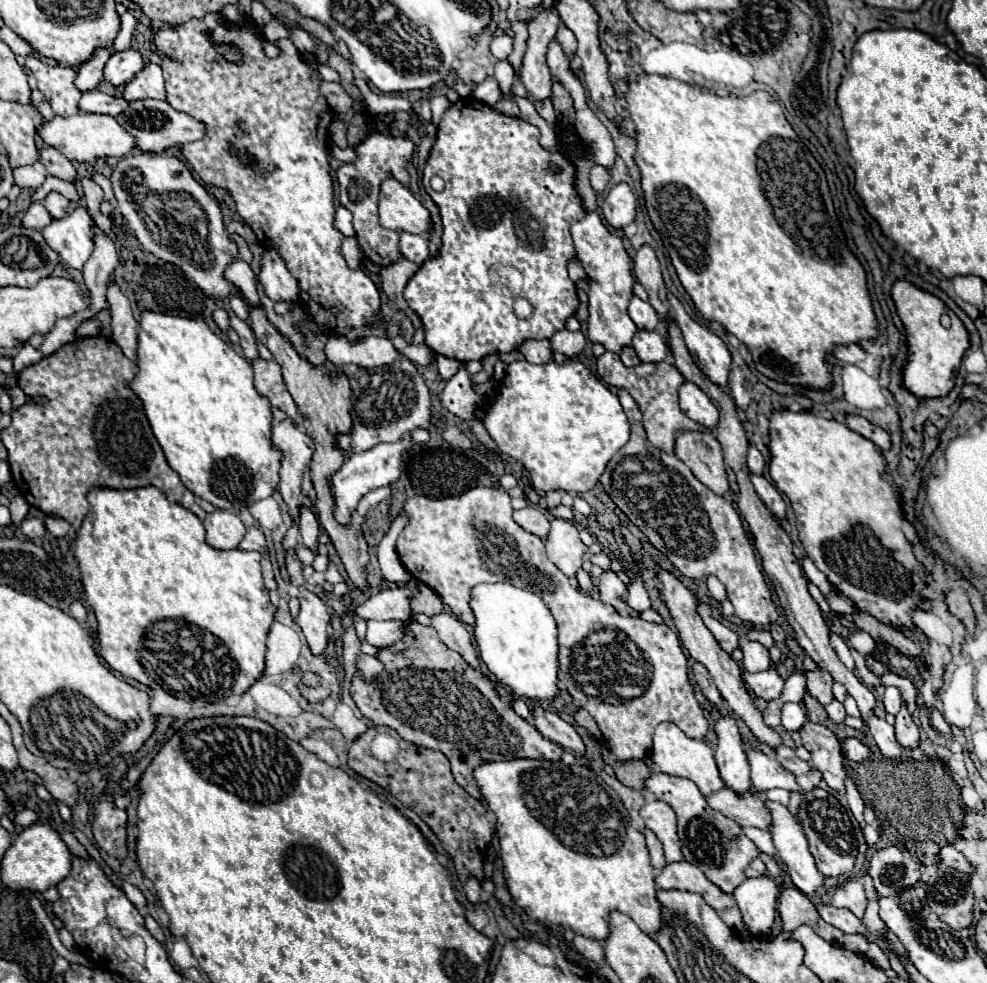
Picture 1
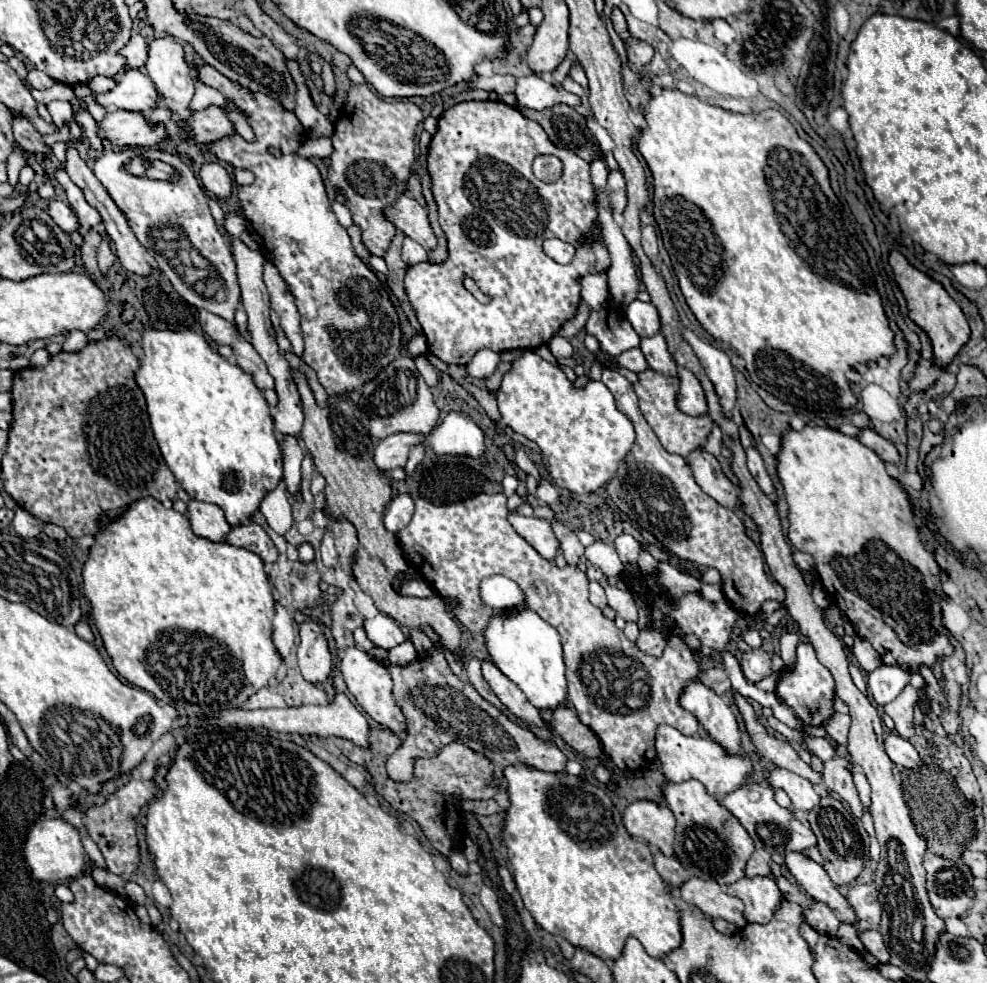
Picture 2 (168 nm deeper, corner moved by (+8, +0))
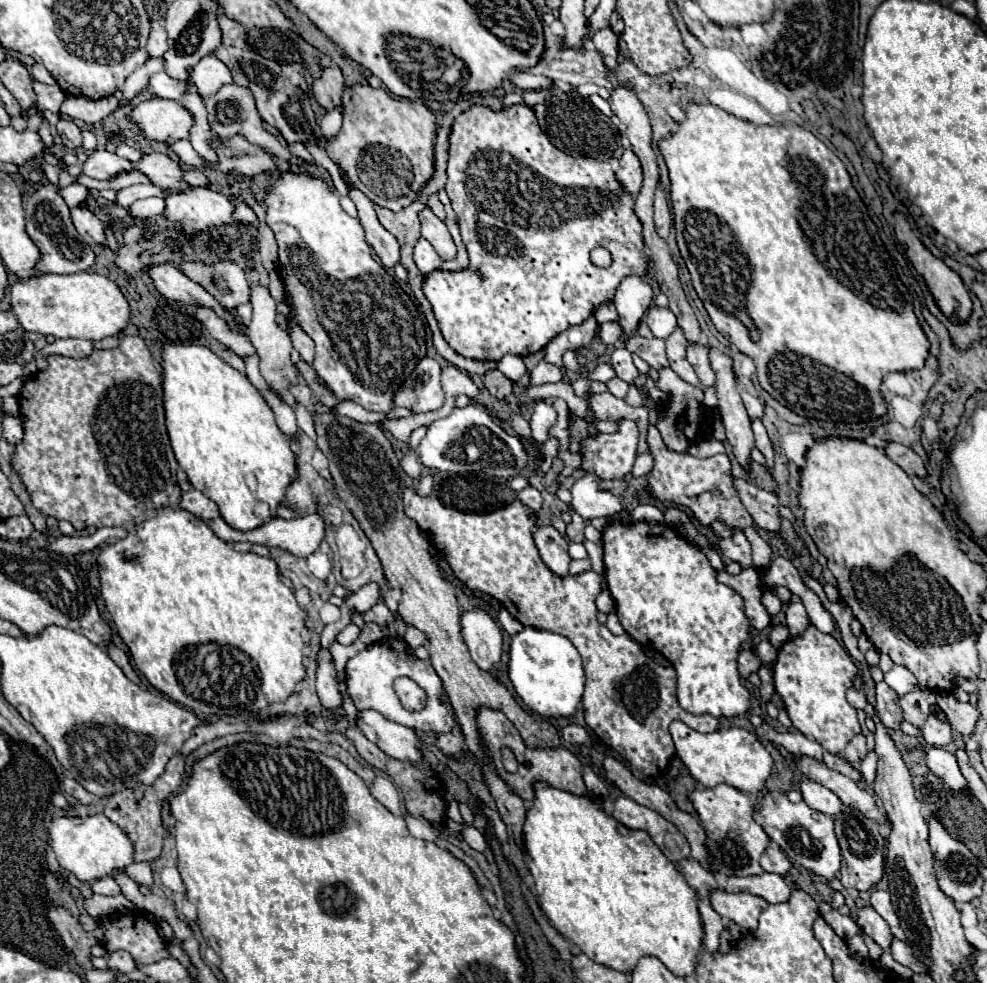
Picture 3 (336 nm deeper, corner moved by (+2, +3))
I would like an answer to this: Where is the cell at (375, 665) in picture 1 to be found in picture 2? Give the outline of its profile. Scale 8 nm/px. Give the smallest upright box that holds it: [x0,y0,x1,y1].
[341,647,405,733]

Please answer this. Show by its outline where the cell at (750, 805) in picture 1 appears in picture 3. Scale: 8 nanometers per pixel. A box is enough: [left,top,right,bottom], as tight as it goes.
[755,792,841,878]

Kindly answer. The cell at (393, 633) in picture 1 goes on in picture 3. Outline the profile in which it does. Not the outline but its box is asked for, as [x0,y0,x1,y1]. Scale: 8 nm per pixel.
[403,626,429,648]

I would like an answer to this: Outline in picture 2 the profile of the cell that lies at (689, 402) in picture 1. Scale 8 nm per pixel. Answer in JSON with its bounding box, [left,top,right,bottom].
[677,371,707,417]

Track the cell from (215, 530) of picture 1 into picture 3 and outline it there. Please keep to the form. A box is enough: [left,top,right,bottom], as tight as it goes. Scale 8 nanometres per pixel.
[179,488,219,520]

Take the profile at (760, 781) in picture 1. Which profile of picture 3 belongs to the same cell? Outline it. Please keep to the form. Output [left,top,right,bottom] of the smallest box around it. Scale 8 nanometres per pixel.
[801,780,847,816]

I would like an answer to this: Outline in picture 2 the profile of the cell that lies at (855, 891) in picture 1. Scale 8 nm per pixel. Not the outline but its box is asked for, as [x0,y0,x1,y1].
[847,885,881,927]

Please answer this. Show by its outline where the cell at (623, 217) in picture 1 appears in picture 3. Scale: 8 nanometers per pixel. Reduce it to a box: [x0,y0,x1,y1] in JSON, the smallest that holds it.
[617,148,643,196]

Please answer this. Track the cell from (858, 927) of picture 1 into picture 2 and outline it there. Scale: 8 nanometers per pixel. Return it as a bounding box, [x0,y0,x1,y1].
[857,929,889,963]

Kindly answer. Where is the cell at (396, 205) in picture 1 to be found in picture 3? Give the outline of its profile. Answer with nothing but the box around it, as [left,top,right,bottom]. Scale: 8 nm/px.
[419,208,457,260]

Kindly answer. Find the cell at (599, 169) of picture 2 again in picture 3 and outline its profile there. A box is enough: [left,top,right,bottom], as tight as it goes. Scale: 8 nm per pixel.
[613,276,653,332]

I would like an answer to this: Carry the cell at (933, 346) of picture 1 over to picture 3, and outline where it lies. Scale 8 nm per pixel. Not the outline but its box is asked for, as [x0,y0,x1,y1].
[893,212,971,320]

